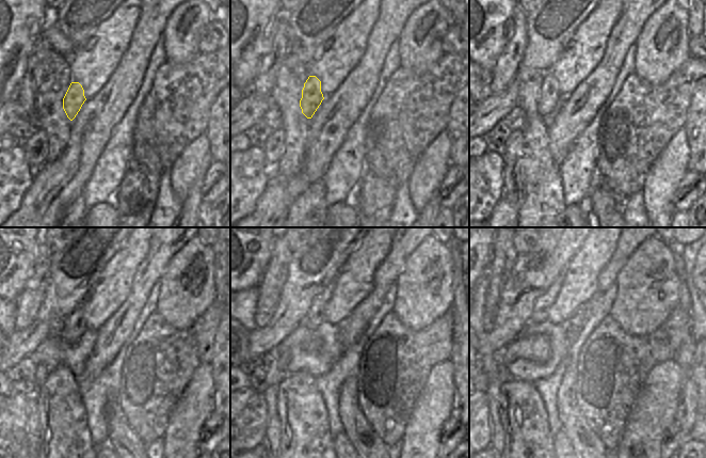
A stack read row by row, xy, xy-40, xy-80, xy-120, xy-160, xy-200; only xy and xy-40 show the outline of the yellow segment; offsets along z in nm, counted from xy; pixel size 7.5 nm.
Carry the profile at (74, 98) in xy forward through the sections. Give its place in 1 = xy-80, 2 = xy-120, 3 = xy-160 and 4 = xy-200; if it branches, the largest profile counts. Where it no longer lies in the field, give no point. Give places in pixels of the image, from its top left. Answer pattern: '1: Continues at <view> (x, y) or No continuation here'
1: Continues at xy-80 (549, 96)
2: Continues at xy-120 (74, 326)
3: Continues at xy-160 (314, 318)
4: Continues at xy-200 (543, 304)

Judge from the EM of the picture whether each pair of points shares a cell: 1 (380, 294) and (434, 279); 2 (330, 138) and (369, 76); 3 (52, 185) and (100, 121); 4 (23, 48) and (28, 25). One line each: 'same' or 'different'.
1: different
2: same
3: same
4: same

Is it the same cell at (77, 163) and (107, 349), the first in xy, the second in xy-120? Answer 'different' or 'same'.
same

